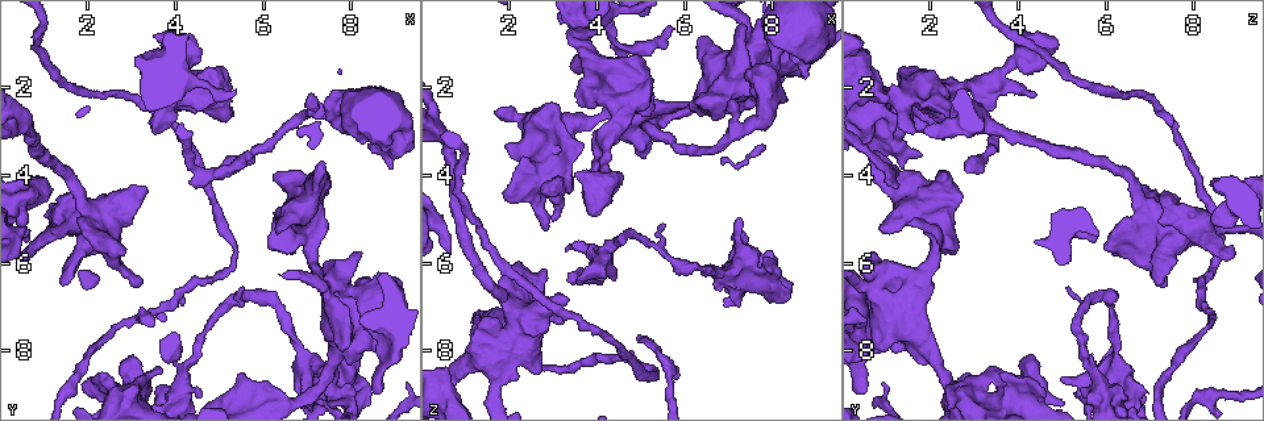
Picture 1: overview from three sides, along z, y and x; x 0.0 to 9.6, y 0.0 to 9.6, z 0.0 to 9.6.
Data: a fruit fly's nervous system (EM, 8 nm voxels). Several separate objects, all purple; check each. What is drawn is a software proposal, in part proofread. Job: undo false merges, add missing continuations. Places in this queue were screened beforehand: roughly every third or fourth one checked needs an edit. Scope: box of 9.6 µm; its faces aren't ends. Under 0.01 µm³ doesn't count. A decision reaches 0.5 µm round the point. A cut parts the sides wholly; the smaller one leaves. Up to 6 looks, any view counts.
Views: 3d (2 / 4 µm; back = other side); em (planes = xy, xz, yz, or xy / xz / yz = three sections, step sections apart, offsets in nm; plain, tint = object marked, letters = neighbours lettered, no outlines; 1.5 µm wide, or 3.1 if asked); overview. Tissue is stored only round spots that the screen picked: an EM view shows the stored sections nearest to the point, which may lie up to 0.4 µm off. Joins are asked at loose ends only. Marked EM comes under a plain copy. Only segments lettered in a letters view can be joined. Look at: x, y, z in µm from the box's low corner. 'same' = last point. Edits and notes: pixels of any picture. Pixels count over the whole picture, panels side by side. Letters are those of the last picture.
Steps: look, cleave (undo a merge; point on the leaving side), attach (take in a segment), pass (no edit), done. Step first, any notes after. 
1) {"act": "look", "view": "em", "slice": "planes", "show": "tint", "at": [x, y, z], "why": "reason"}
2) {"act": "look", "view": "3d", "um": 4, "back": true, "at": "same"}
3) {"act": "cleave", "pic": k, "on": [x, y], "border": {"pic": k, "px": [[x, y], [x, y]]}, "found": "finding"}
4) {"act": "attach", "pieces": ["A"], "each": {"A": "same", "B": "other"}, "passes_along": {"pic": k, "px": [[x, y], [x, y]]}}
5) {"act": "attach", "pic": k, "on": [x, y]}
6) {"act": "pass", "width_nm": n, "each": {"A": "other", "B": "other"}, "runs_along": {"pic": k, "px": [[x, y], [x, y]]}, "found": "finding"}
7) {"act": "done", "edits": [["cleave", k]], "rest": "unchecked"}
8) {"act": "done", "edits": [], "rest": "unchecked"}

{"act": "look", "view": "em", "slice": "planes", "show": "tint", "at": [4.55, 9.10, 5.50], "why": "free end"}

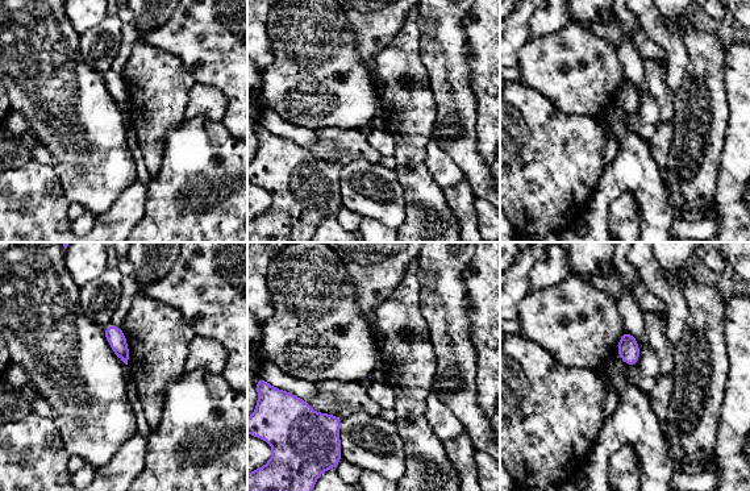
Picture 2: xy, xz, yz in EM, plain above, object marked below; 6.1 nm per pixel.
{"act": "look", "view": "em", "slice": "planes", "show": "letters", "at": "same", "why": "see the neighbours"}

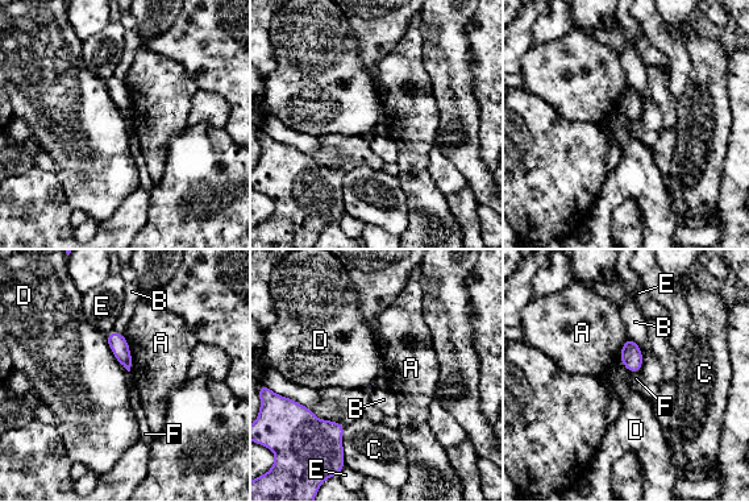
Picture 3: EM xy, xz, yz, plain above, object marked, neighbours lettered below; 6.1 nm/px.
{"act": "pass", "each": {"A": "other", "B": "other", "C": "other", "D": "other", "E": "other", "F": "other"}, "border": {"pic": 3, "px": [[105, 335], [111, 352], [128, 372]]}, "found": "no lettered segment goes on from it"}

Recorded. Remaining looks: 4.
{"act": "look", "view": "em", "slice": "xz", "step": 8, "show": "tint", "at": [5.10, 2.80, 2.20], "why": "branch stops here"}

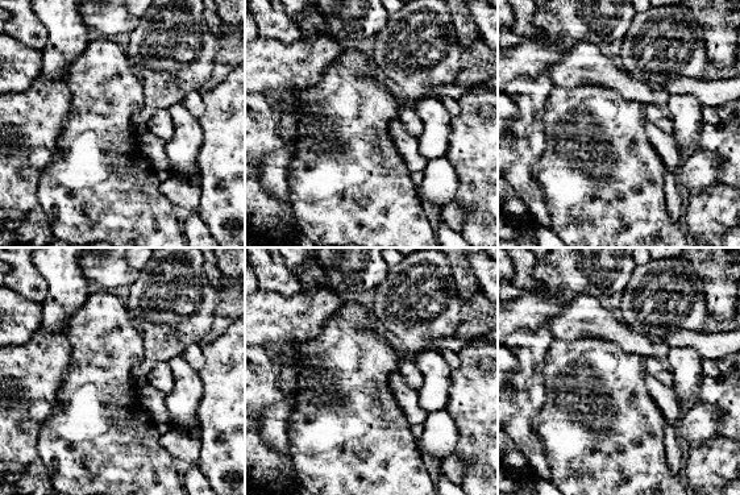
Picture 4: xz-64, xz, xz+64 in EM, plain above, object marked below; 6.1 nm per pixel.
{"act": "look", "view": "em", "slice": "planes", "show": "tint", "at": "same"}

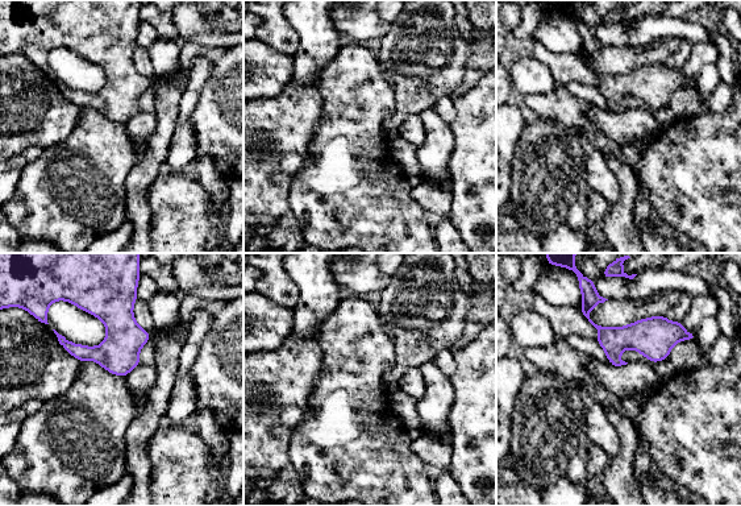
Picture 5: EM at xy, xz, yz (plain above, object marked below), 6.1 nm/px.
{"act": "look", "view": "em", "slice": "planes", "show": "letters", "at": "same"}

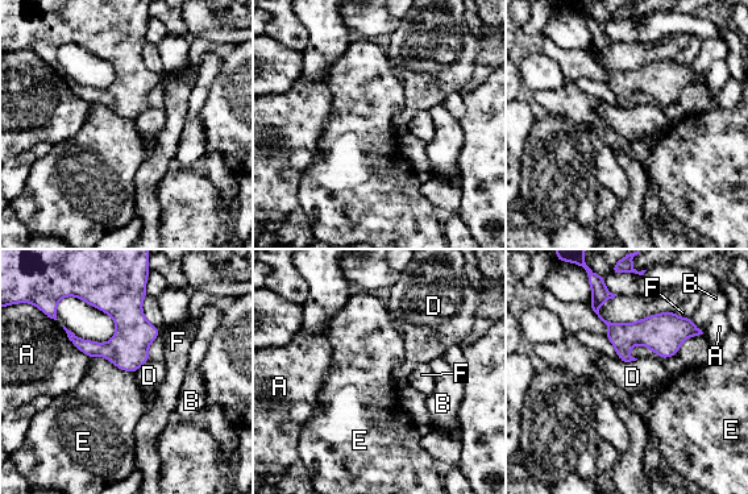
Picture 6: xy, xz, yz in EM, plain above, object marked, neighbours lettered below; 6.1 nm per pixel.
{"act": "pass", "each": {"A": "other", "B": "other", "D": "other", "E": "other", "F": "other"}, "border": {"pic": 6, "px": [[90, 357], [103, 356], [133, 373]]}, "found": "none of them fits"}

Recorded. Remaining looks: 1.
{"act": "look", "view": "em", "slice": "xy", "step": 8, "show": "letters", "at": [3.90, 1.05, 4.90], "why": "branch stops here"}

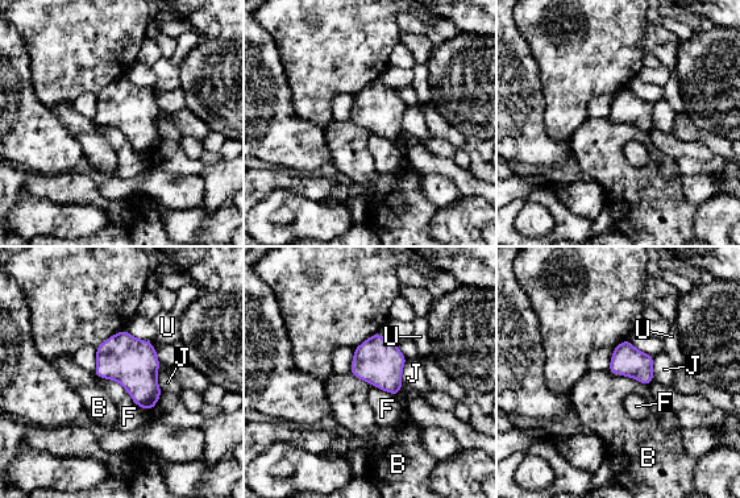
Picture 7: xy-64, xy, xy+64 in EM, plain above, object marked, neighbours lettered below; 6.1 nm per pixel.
{"act": "pass", "each": {"B": "other", "F": "other", "J": "other", "U": "other"}, "border": {"pic": 7, "px": [[606, 370], [634, 377], [648, 386]]}, "found": "none of them fits"}

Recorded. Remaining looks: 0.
{"act": "done", "edits": [], "rest": "unchecked"}

